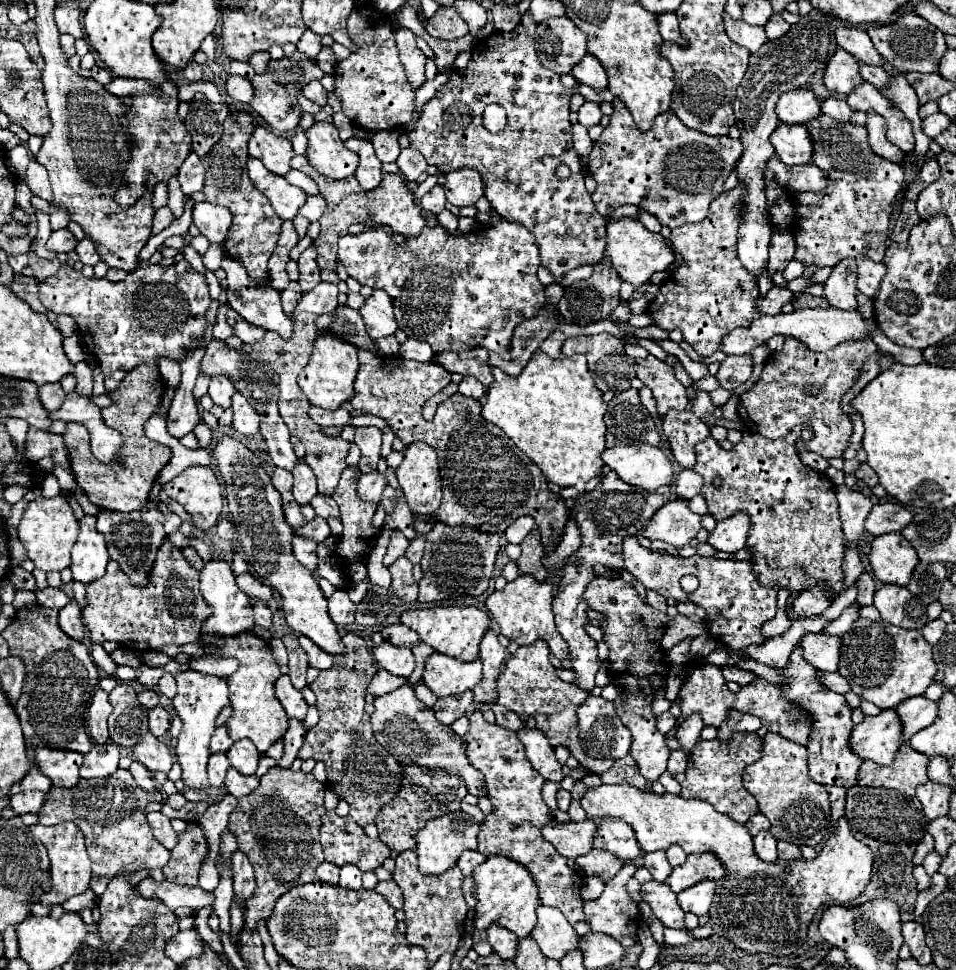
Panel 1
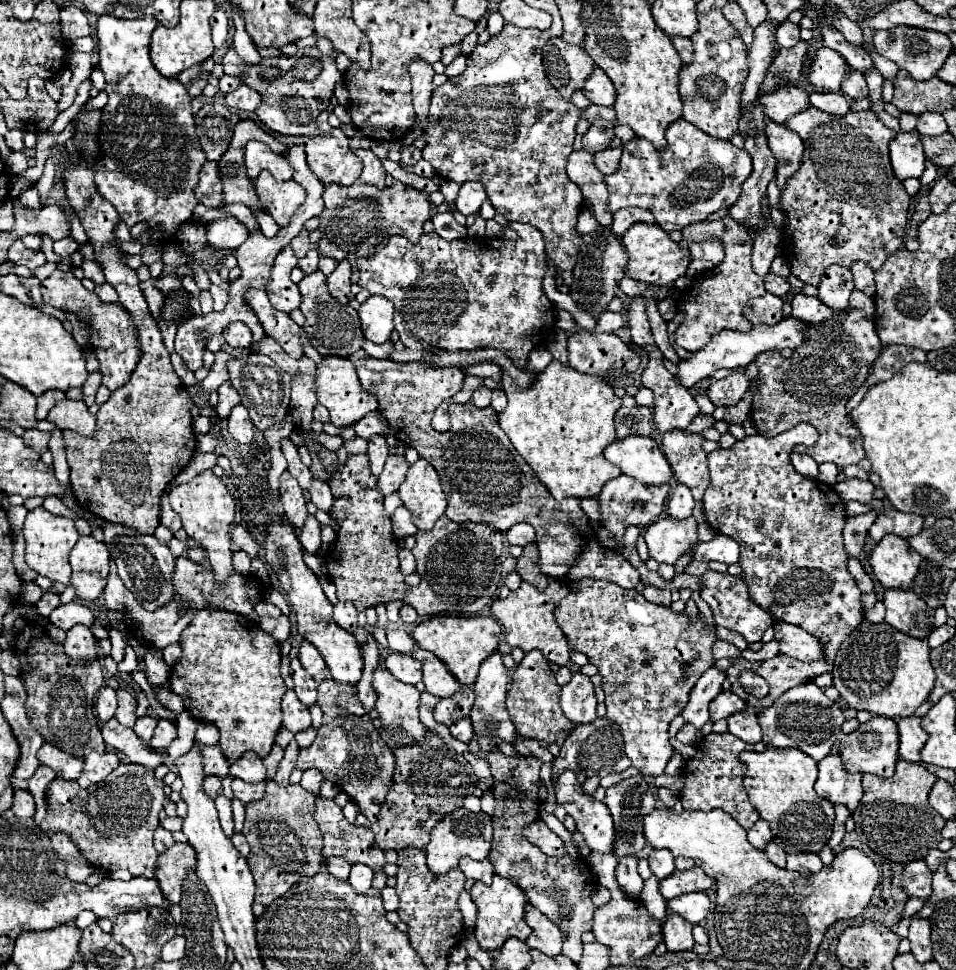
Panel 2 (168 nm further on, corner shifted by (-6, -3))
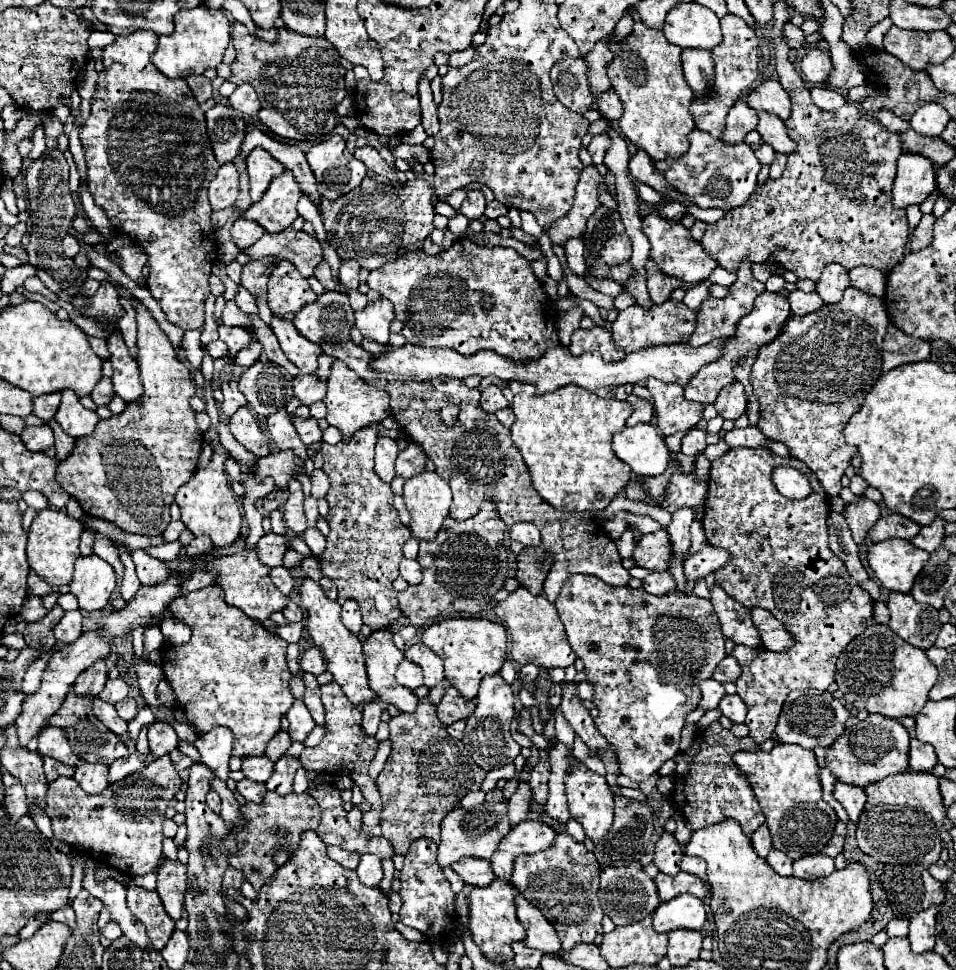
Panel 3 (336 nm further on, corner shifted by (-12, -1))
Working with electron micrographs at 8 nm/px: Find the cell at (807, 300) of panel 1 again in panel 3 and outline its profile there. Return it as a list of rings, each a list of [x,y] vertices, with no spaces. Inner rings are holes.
[[[800,289],[792,291],[788,295],[788,301],[790,301],[790,309],[792,309],[792,315],[808,315],[816,309],[820,309],[824,305],[824,301],[820,299],[820,295],[816,293],[804,293]]]

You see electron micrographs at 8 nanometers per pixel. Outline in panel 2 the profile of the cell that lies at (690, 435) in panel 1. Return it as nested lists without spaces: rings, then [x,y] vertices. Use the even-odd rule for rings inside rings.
[[[672,429],[662,437],[664,455],[672,465],[678,483],[688,485],[696,501],[702,499],[704,489],[710,485],[708,461],[702,443],[702,433],[688,433],[686,429]]]

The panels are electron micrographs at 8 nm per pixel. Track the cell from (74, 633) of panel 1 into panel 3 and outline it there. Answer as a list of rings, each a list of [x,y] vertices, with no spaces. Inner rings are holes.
[[[100,661],[100,663],[96,663],[96,667],[90,667],[88,671],[84,671],[84,675],[80,675],[80,679],[76,679],[74,693],[96,697],[104,689],[106,681],[108,681],[108,669],[106,669],[106,663]]]

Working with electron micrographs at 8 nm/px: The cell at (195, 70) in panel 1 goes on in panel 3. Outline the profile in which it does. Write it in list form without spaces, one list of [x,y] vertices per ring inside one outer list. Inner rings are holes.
[[[190,75],[190,77],[186,77],[186,83],[190,85],[198,103],[204,103],[212,97],[212,85],[204,75]]]

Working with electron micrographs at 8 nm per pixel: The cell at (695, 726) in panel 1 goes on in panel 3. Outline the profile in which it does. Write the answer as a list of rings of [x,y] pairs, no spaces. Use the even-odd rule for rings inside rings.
[[[706,679],[706,681],[700,685],[700,689],[702,689],[700,707],[706,709],[706,711],[716,709],[718,703],[720,703],[720,699],[726,695],[724,687],[714,687],[714,679]]]

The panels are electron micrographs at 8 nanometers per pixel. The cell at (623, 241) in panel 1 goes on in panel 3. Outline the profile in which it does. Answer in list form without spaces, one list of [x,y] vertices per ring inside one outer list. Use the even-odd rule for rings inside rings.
[[[648,213],[642,219],[642,231],[650,241],[650,259],[654,259],[654,263],[672,277],[678,277],[686,283],[702,283],[708,279],[708,275],[718,267],[716,259],[712,259],[704,247],[692,239],[690,231],[680,223],[680,221],[668,221],[664,219],[660,213]]]

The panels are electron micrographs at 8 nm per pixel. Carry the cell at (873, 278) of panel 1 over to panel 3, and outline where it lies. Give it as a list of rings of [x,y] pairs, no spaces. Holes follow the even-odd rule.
[[[854,267],[848,271],[850,277],[850,285],[874,295],[874,297],[882,297],[886,291],[886,277],[882,275],[882,271],[876,271],[872,267]]]

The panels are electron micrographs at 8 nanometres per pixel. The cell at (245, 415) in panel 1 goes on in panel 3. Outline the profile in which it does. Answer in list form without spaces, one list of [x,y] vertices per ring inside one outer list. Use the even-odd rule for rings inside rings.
[[[247,406],[236,411],[236,415],[230,417],[228,425],[230,425],[230,431],[236,437],[236,441],[240,445],[244,445],[246,451],[254,453],[256,457],[266,457],[266,455],[272,453],[272,447],[270,447],[266,435],[260,431],[256,419],[252,417]]]

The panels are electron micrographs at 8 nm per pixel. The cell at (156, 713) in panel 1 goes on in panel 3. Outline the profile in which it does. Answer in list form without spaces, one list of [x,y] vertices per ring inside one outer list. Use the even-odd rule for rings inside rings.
[[[152,723],[148,725],[148,741],[150,741],[150,753],[158,759],[178,747],[178,735],[168,723]]]

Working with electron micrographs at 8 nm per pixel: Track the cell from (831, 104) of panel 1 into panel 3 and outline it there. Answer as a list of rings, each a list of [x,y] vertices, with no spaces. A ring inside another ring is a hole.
[[[814,87],[810,95],[812,95],[812,101],[820,105],[820,109],[838,109],[846,103],[844,95],[840,95],[834,89],[826,89],[826,87]]]

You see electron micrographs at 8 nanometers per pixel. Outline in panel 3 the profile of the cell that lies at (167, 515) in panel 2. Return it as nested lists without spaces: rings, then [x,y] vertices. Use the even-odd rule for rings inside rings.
[[[172,521],[172,523],[166,527],[166,531],[162,533],[164,541],[166,541],[166,543],[168,543],[168,541],[176,541],[182,529],[184,529],[184,523],[182,523],[182,521]]]

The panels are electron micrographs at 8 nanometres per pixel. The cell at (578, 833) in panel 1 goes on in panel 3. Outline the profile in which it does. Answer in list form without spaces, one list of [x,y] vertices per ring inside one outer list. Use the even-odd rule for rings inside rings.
[[[536,821],[518,823],[500,841],[496,853],[490,859],[494,875],[502,881],[510,881],[514,859],[518,855],[530,855],[530,853],[542,851],[544,847],[550,847],[554,843],[554,837],[556,837],[556,831],[546,823],[536,823]]]

